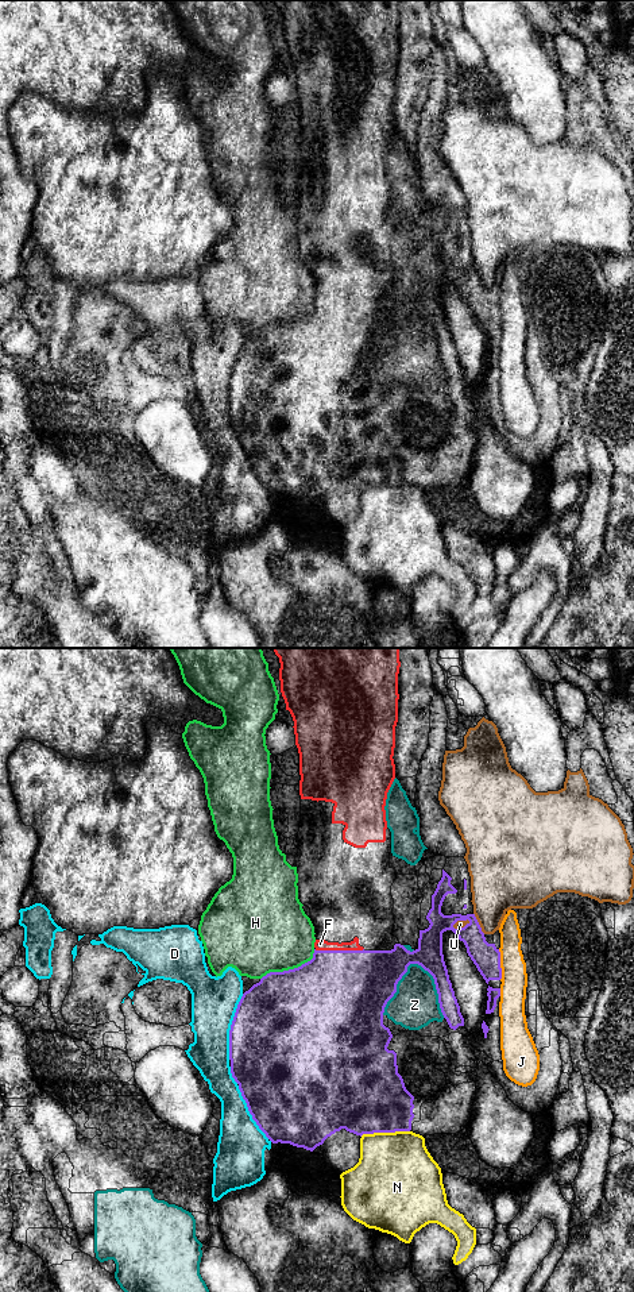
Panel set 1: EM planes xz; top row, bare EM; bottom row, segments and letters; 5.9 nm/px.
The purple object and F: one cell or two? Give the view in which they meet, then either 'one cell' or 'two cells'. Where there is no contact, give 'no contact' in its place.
meets purple in xz; one cell

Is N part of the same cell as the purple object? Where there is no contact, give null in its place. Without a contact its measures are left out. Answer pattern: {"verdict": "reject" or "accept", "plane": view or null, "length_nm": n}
{"verdict": "reject", "plane": "xz", "length_nm": 300}

